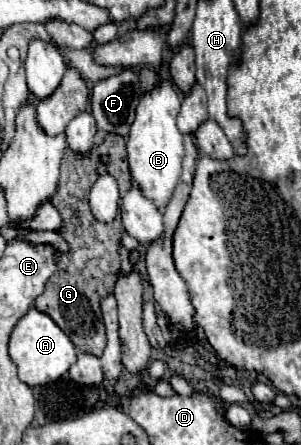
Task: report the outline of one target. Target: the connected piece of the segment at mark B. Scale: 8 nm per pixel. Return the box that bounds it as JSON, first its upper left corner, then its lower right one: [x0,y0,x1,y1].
[126,80,184,210]

